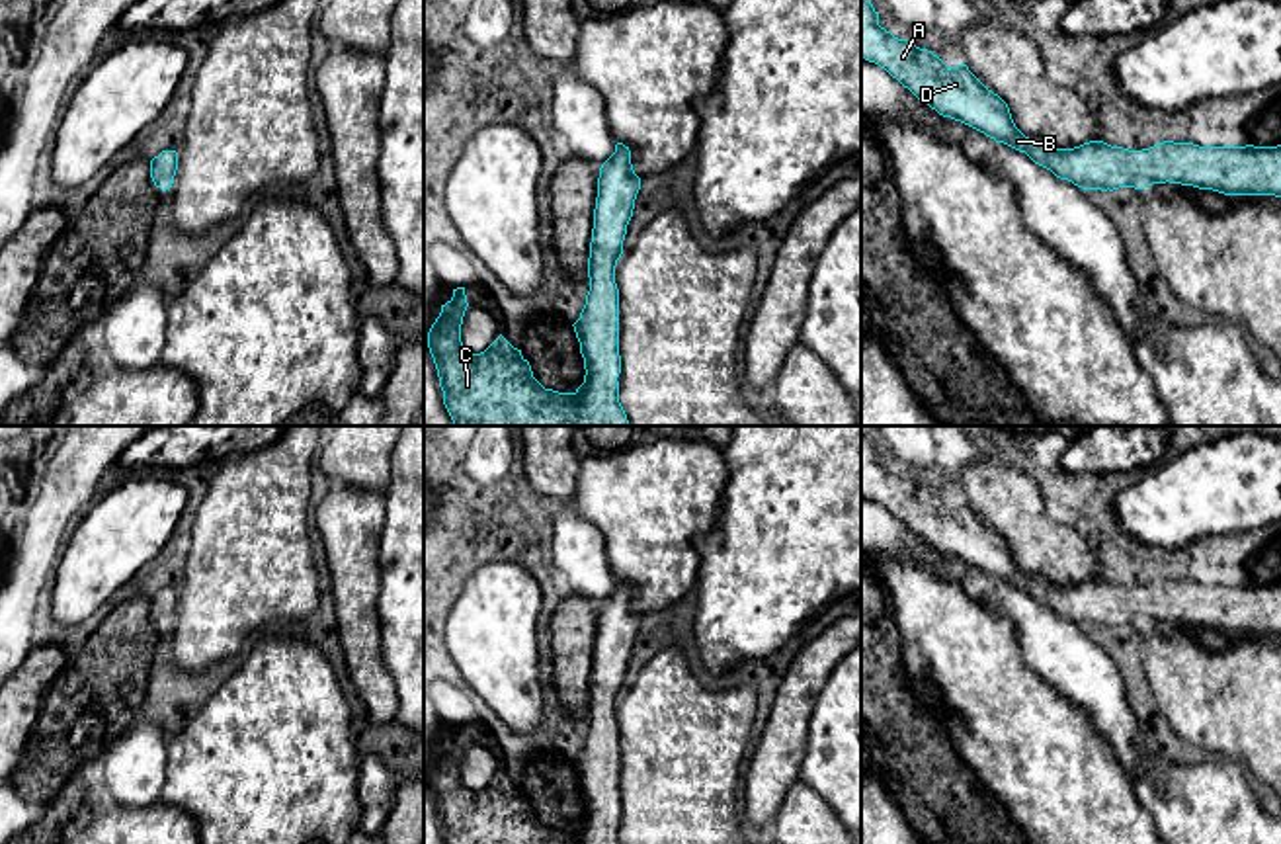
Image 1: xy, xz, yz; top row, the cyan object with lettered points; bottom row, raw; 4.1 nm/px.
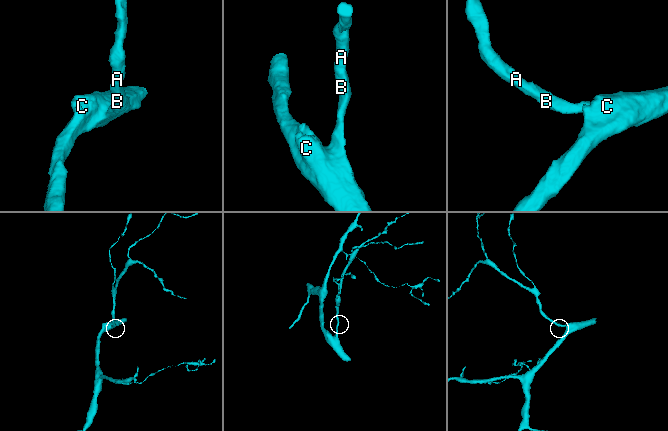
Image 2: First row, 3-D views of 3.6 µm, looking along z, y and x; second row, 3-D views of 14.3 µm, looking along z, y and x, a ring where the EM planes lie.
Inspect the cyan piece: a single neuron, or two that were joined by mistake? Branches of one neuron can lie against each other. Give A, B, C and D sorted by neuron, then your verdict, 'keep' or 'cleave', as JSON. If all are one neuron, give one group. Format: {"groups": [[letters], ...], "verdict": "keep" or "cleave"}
{"groups": [["A", "B", "C", "D"]], "verdict": "keep"}

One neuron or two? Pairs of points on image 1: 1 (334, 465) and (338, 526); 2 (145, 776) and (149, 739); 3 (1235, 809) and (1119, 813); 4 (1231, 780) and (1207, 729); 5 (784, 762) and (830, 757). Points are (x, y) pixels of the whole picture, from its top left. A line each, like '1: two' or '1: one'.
1: two
2: one
3: one
4: two
5: two

